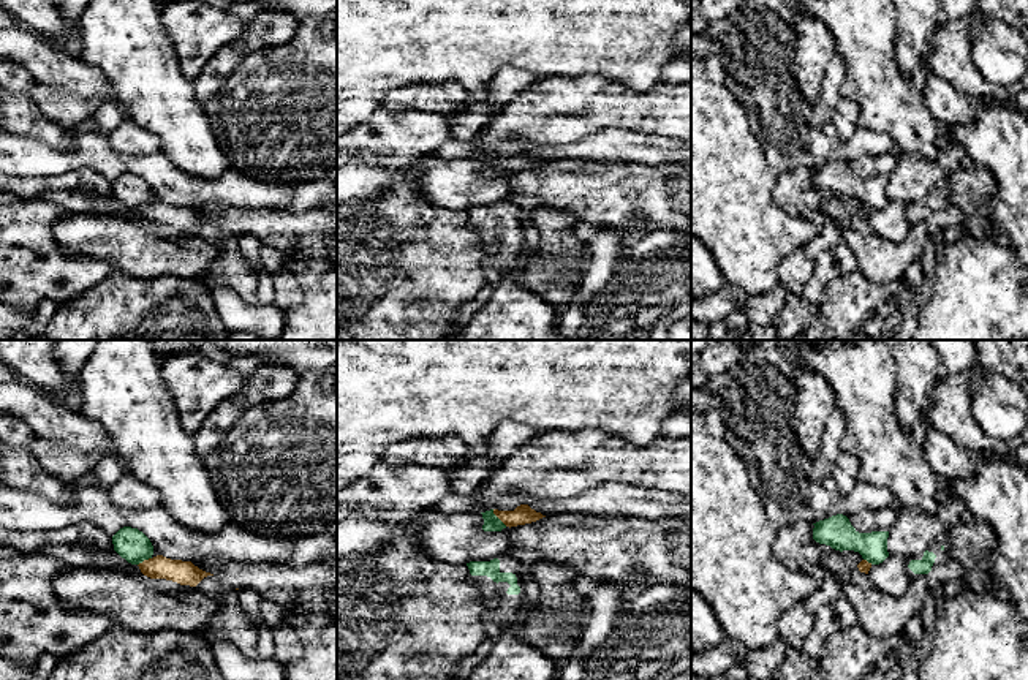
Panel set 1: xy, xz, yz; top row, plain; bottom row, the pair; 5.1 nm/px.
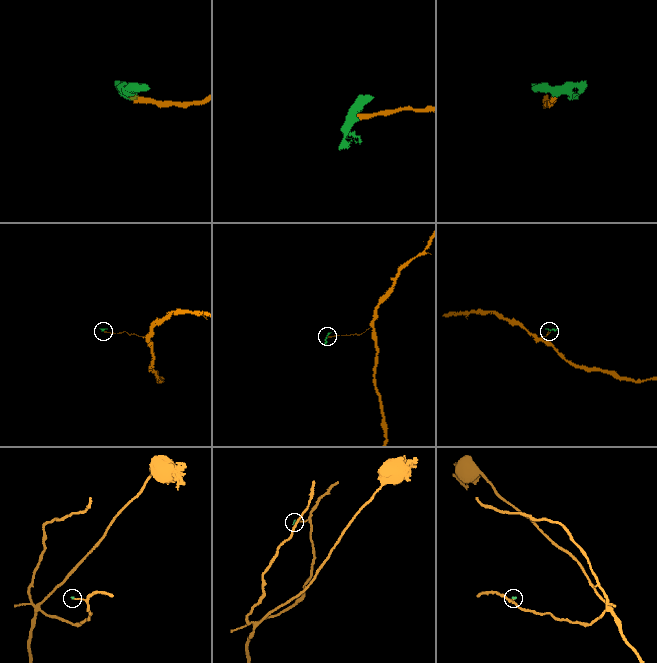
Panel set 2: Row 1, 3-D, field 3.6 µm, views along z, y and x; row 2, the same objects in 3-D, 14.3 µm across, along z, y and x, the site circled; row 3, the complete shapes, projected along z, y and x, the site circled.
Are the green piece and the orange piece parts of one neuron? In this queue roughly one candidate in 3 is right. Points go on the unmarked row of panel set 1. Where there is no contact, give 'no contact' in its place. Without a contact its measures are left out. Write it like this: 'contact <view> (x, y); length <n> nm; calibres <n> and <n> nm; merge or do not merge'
contact xz (497, 163); length 120 nm; calibres 80 and 100 nm; do not merge

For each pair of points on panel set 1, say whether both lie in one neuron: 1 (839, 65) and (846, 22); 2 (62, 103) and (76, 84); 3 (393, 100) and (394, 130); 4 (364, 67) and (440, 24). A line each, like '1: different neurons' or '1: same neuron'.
1: different neurons
2: different neurons
3: different neurons
4: same neuron

